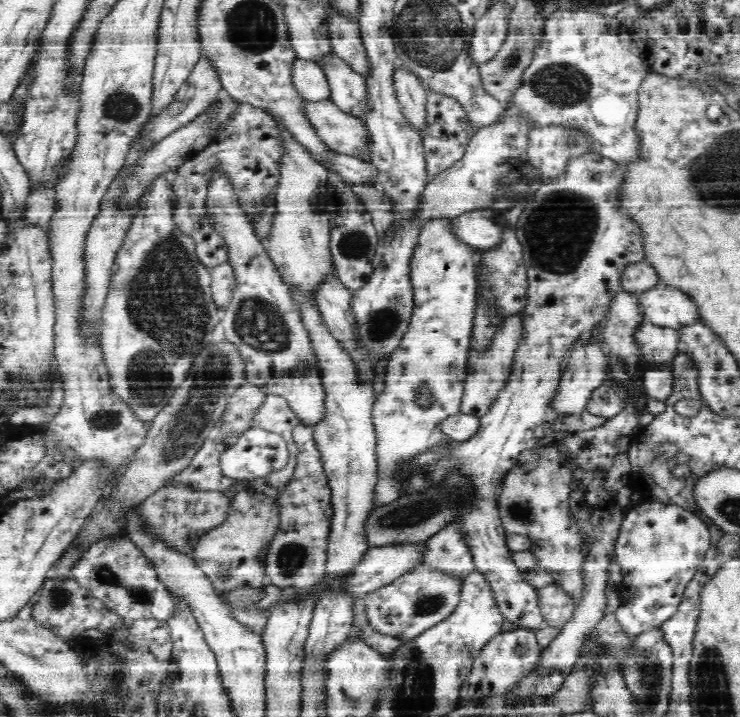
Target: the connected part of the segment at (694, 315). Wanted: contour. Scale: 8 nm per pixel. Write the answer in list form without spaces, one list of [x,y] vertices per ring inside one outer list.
[[[663,282],[656,289],[638,297],[643,304],[646,320],[652,325],[680,330],[703,322],[696,300]]]

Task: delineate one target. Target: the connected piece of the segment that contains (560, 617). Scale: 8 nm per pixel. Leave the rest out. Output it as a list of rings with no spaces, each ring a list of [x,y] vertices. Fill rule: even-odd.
[[[560,584],[539,588],[541,611],[546,625],[564,627],[572,618],[577,605],[575,597]]]

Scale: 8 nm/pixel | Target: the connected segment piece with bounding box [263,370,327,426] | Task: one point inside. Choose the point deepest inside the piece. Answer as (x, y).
(305, 393)

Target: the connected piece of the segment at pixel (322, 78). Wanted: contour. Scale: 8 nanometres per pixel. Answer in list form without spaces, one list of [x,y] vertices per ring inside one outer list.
[[[298,59],[293,76],[295,87],[305,101],[308,103],[330,102],[331,85],[322,66]]]

